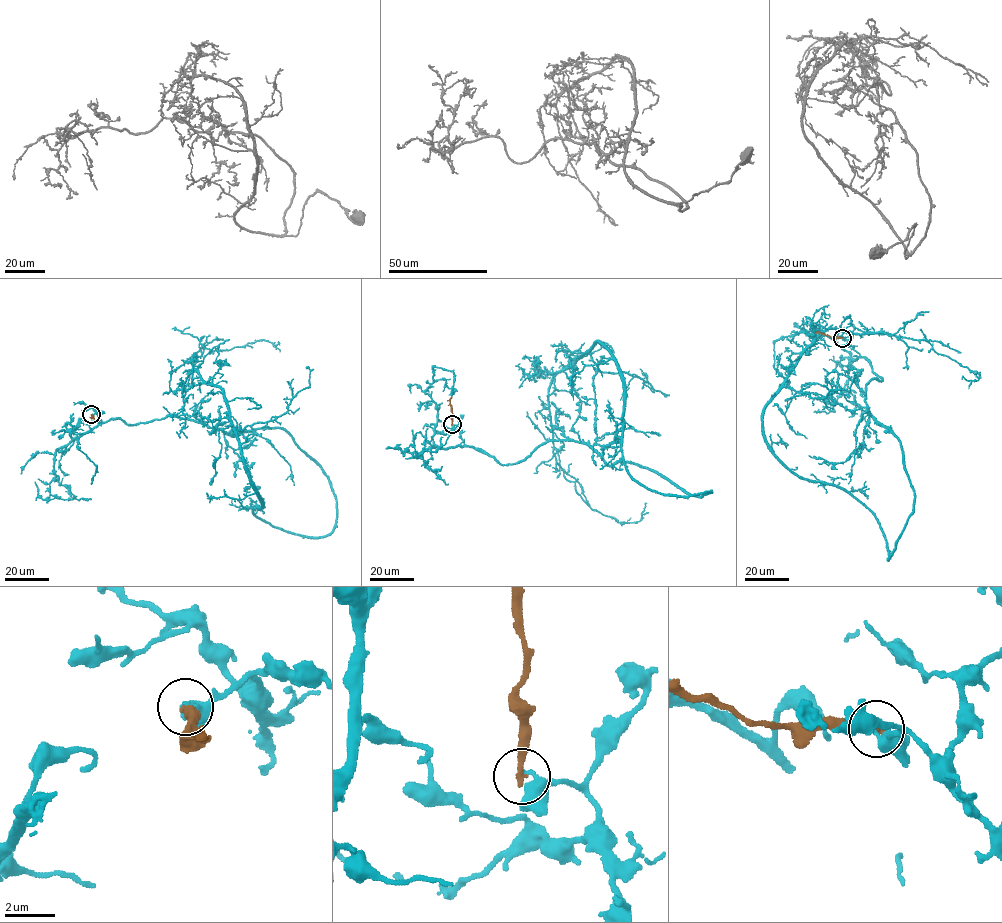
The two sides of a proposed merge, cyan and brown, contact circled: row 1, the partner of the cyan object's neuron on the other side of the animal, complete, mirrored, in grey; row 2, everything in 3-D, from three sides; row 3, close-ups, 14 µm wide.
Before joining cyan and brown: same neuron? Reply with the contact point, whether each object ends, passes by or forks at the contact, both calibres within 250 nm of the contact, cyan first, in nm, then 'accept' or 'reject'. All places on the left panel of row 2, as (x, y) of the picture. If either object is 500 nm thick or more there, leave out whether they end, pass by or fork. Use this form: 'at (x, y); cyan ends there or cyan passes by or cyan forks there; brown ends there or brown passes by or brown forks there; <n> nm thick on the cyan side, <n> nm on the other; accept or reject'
at (91, 414); cyan ends there; brown ends there; 240 nm thick on the cyan side, 280 nm on the other; reject

